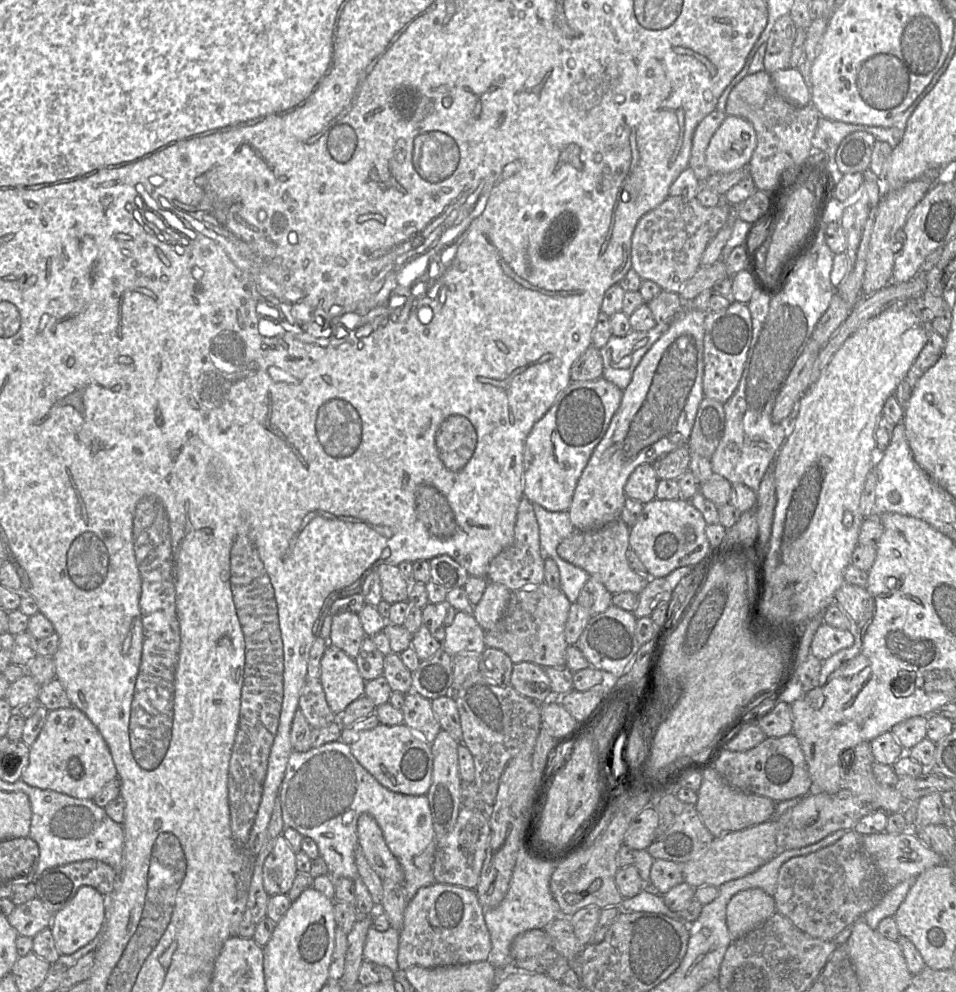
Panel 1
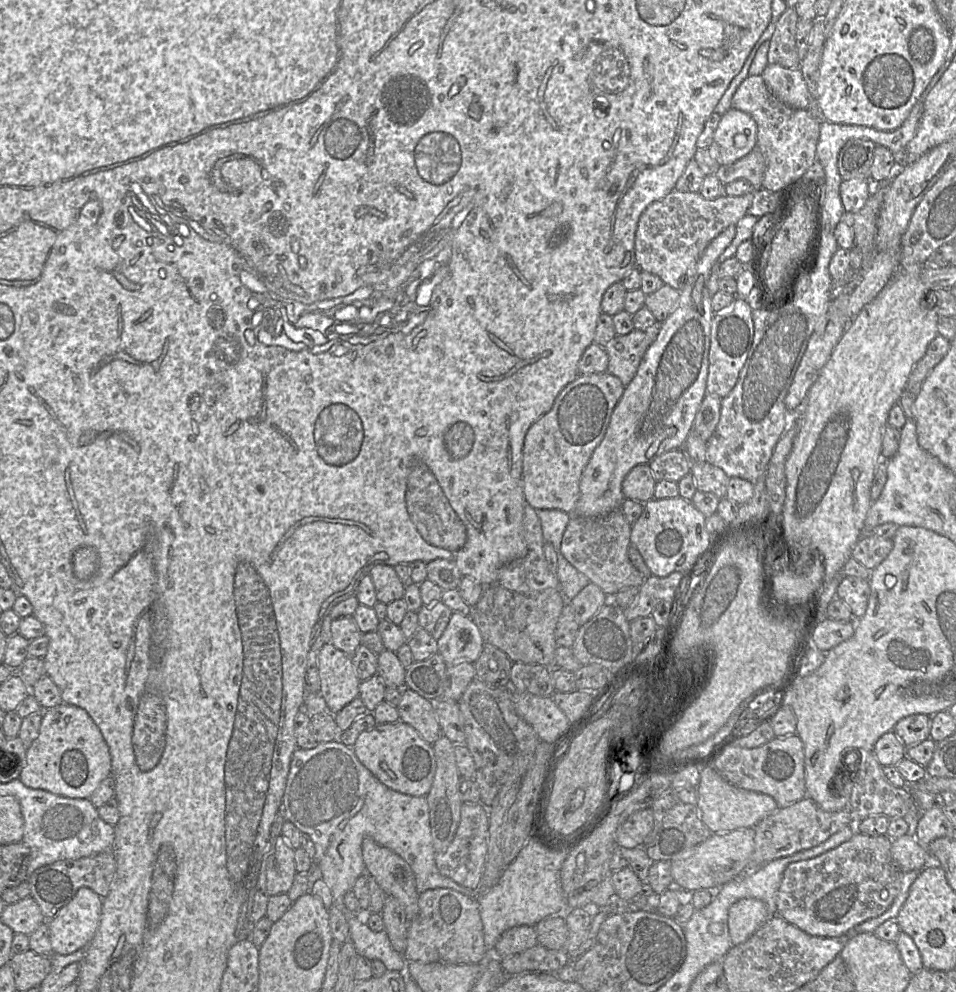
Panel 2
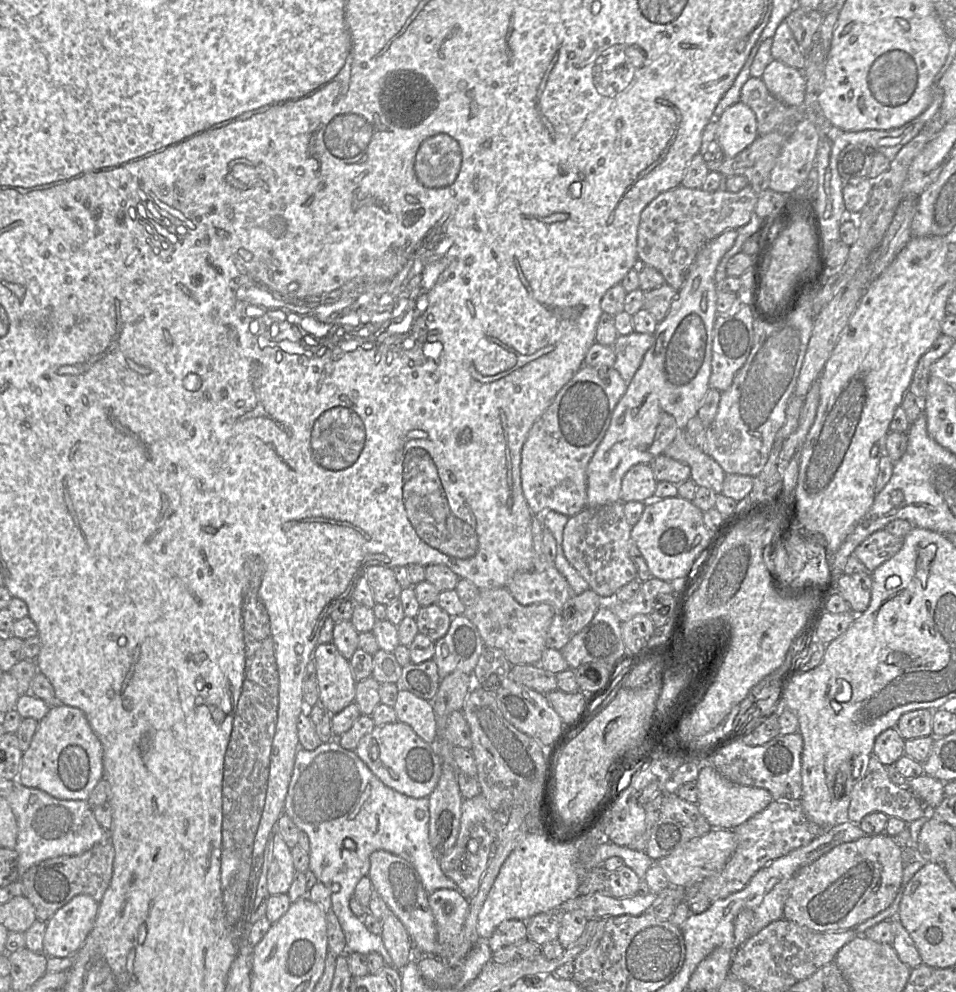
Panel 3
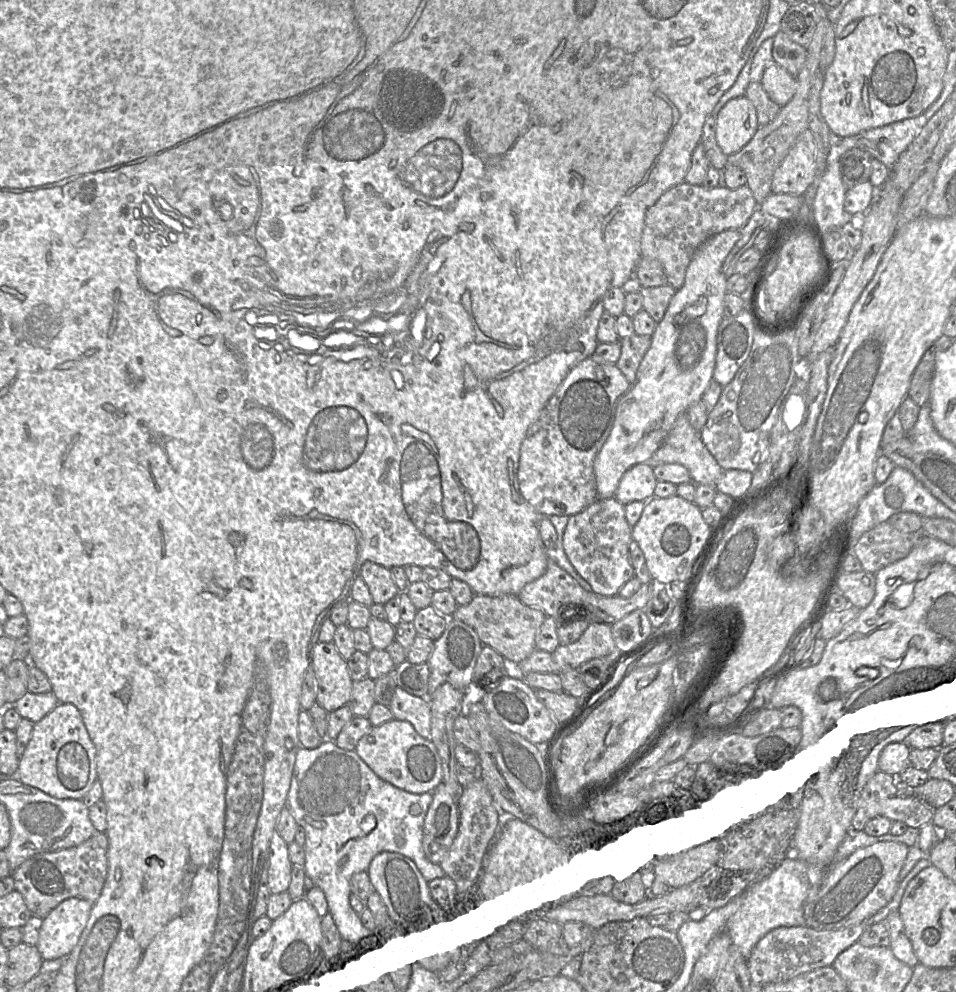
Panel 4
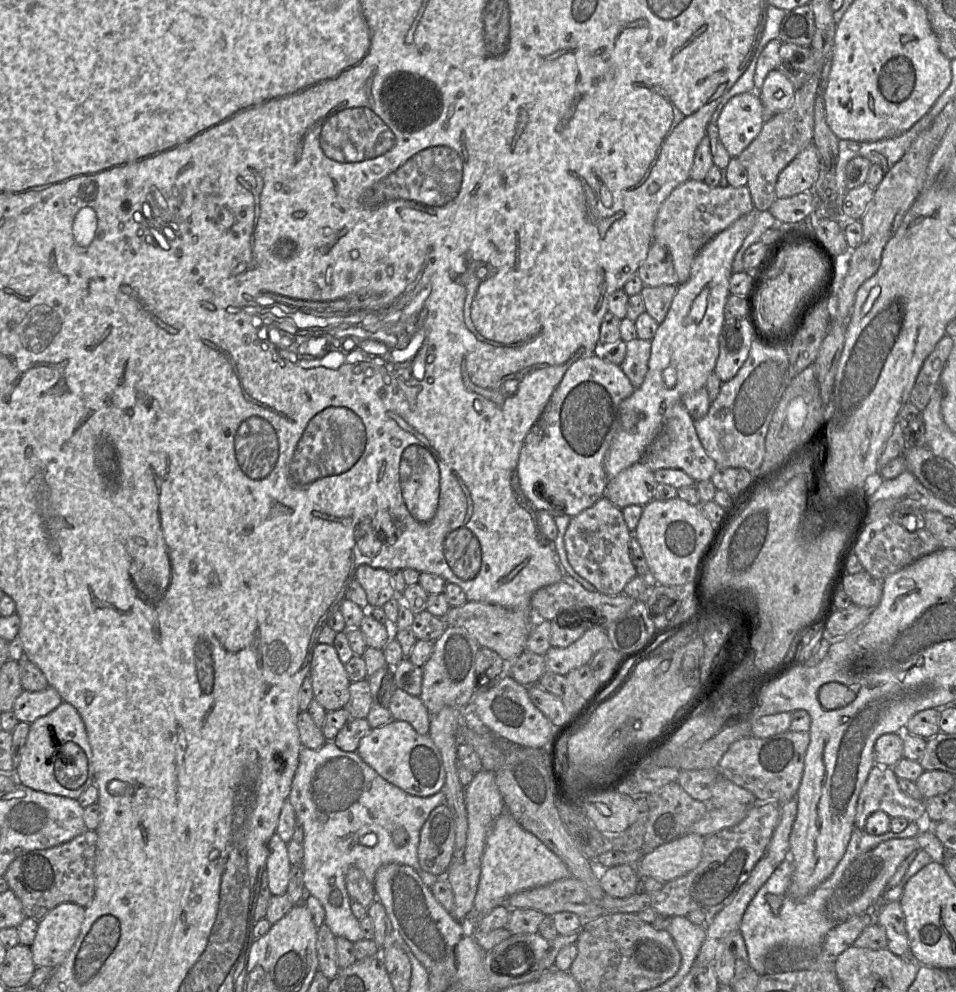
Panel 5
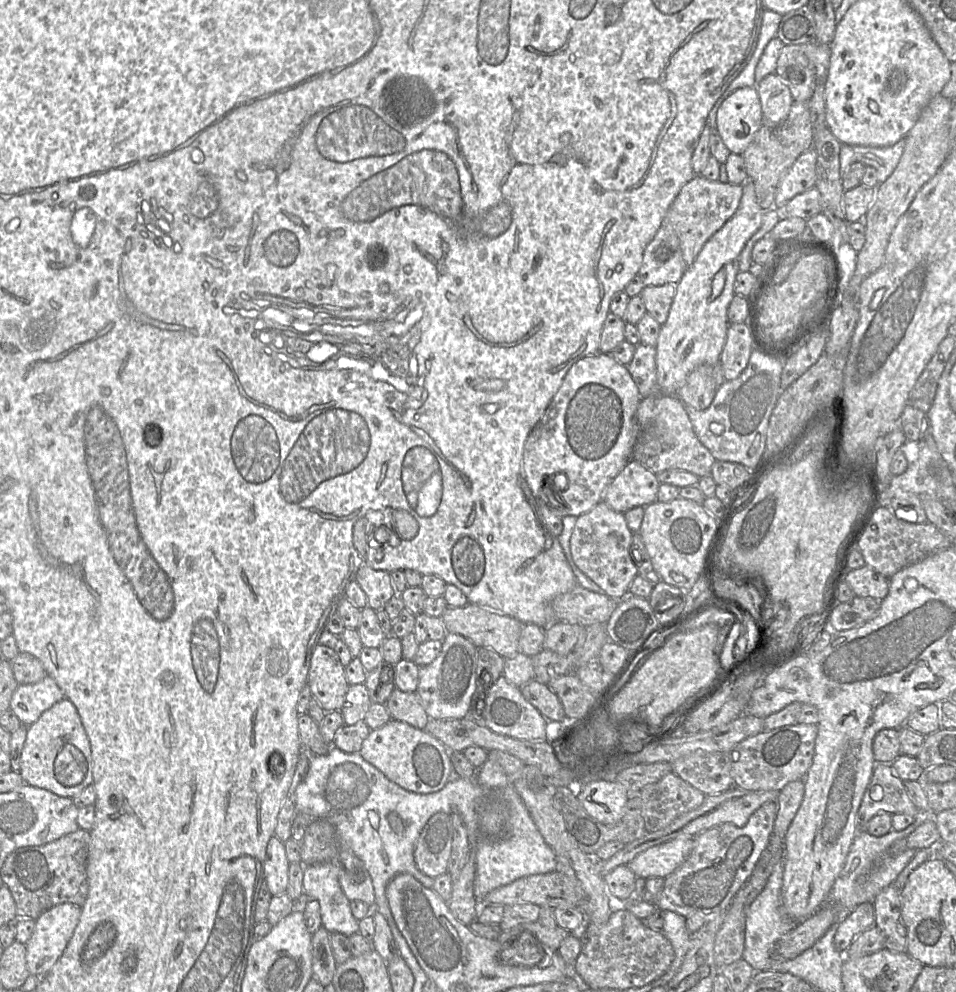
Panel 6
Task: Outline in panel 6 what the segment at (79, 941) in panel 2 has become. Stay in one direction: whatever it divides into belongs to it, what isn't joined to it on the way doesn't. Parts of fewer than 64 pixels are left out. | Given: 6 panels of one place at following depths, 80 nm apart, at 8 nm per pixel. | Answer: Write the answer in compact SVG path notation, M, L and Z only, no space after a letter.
M72 903L58 904L35 920L32 936L25 944L26 963L31 975L46 975L64 952L81 916L81 908Z

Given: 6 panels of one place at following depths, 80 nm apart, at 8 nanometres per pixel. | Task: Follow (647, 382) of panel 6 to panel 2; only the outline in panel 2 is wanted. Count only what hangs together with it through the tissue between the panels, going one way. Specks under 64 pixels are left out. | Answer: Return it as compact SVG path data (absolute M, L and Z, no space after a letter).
M659 323L645 329L634 329L626 335L615 335L604 347L609 362L607 371L627 386L635 377L638 366L648 347L656 340Z

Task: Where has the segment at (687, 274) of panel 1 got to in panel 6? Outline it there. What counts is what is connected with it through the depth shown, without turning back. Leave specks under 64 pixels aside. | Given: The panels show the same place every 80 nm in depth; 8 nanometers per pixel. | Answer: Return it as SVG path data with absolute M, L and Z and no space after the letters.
M695 175L681 188L669 206L663 224L671 224L673 227L687 266L694 262L708 239L734 215L742 195L742 185L710 181L702 175Z

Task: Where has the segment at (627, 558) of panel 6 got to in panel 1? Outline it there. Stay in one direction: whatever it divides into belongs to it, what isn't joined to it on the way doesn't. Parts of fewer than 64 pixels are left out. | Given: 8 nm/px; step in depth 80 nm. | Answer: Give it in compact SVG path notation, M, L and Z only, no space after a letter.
M620 518L597 529L574 529L558 545L557 553L565 561L584 569L590 576L597 577L611 594L626 591L639 594L648 584L648 578L638 574L627 559L629 532L630 527Z

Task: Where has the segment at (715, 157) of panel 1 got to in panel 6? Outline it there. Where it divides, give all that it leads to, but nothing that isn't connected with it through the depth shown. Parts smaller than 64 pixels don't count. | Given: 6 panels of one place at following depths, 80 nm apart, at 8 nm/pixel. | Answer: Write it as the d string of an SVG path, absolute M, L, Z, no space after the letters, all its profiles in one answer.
M757 87L734 91L720 106L716 129L731 153L742 155L763 125Z

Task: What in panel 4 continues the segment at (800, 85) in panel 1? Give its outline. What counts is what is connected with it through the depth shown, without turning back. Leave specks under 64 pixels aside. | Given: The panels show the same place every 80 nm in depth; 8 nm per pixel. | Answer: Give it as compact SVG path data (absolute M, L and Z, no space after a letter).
M774 61L765 69L761 83L771 100L780 107L788 104L797 90L797 78Z

